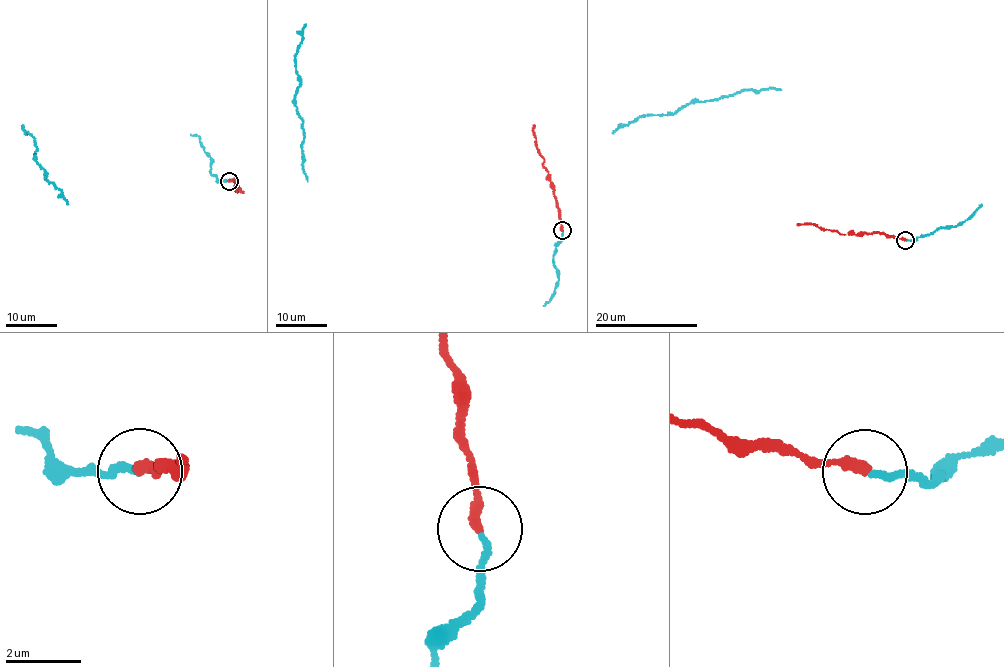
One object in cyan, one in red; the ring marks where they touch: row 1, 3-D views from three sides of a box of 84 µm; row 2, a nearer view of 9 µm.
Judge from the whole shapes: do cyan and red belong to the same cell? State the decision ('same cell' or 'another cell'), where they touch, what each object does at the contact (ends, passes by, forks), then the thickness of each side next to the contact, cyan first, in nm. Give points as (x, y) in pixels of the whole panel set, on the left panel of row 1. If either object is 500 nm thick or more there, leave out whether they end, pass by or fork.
same cell | (229, 181) | cyan ends | red ends | 160/280 nm

